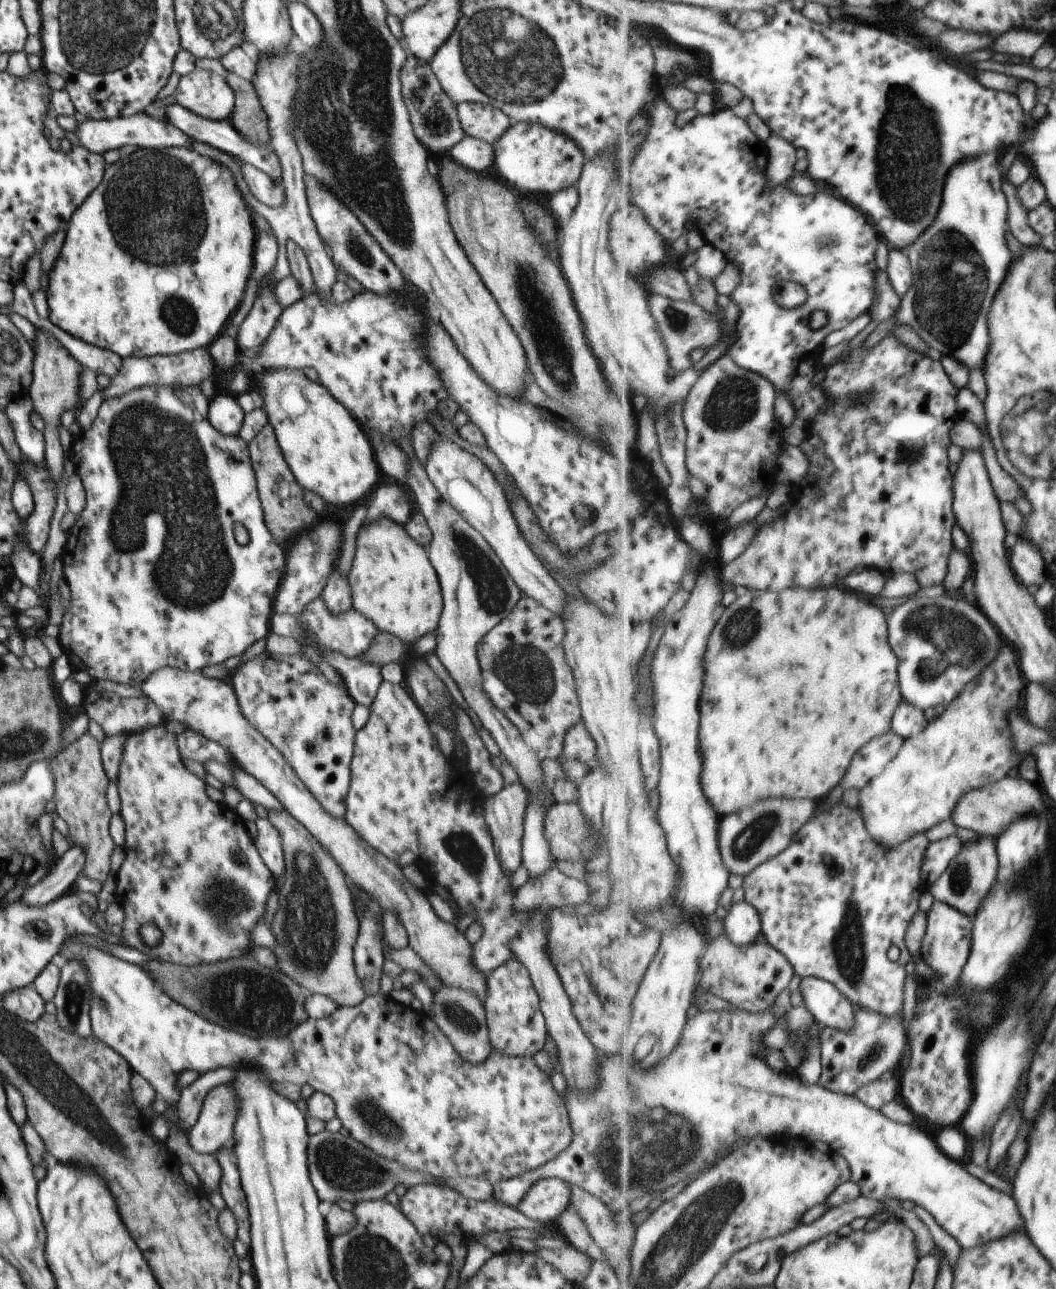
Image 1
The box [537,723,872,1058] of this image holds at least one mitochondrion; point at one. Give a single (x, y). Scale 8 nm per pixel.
(848, 951)

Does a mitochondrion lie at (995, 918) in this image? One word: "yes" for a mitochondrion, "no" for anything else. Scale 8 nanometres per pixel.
yes

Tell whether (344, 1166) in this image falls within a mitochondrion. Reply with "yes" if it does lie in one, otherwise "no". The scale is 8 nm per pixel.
yes

